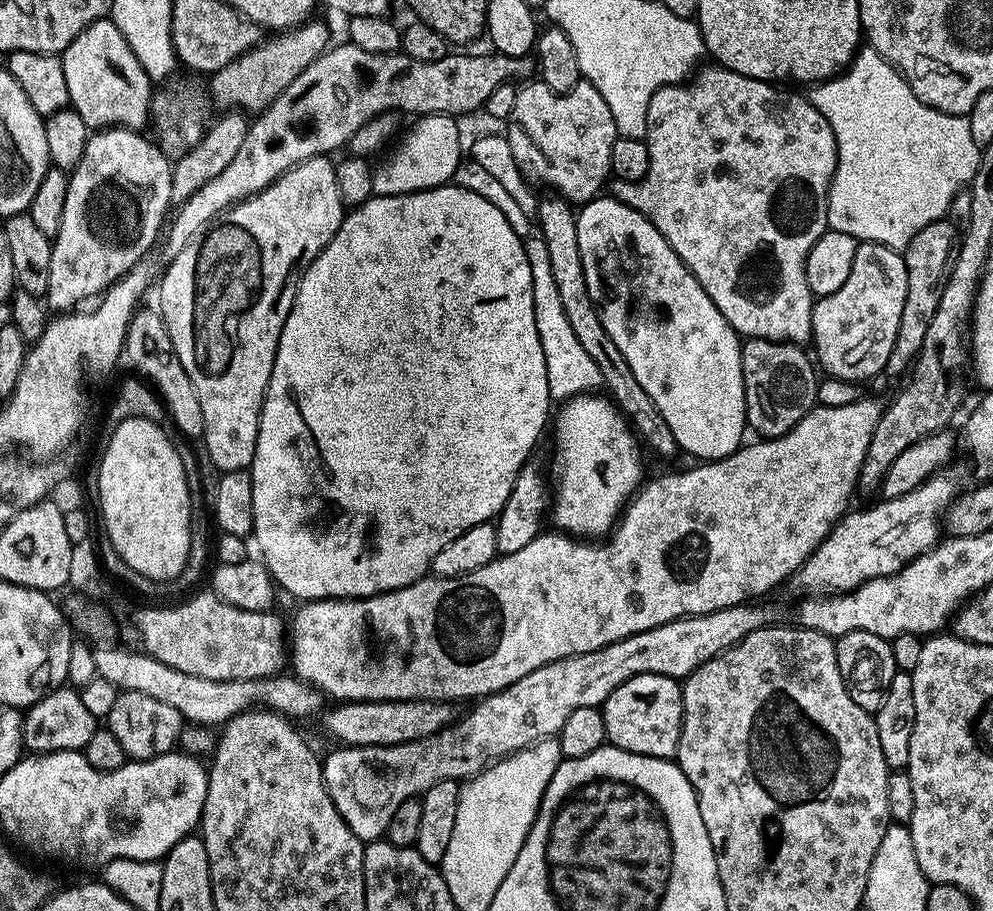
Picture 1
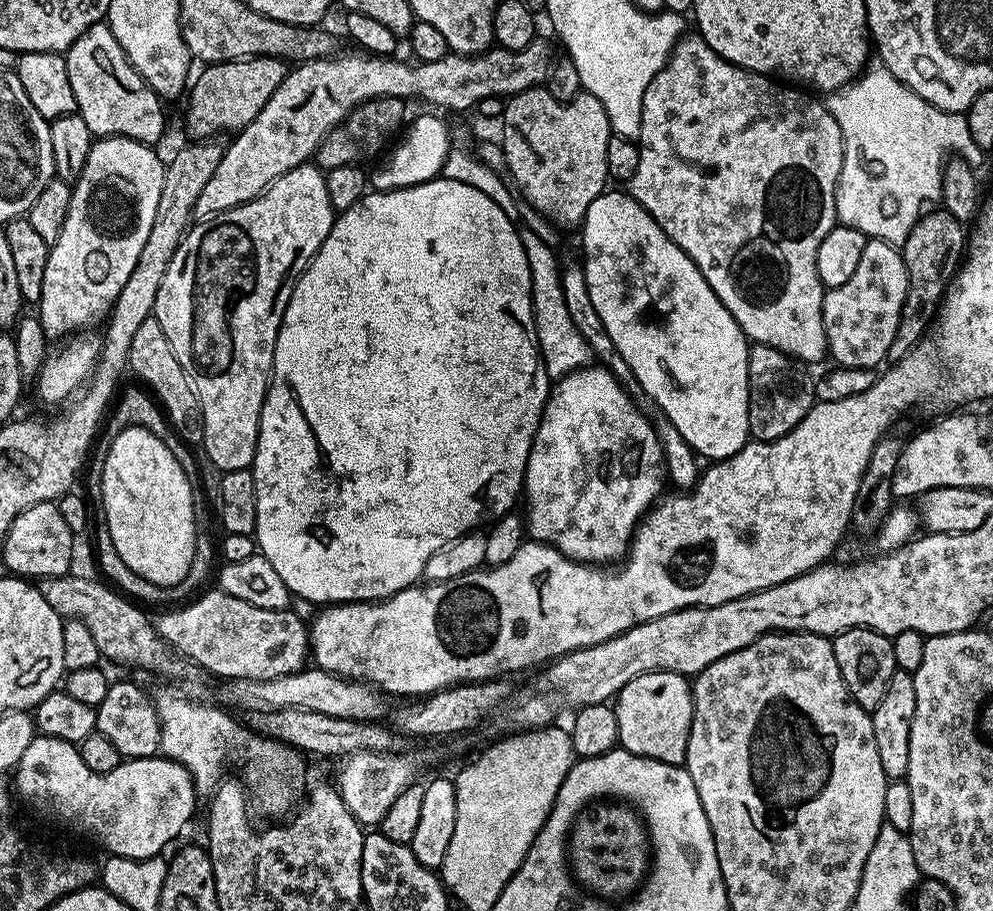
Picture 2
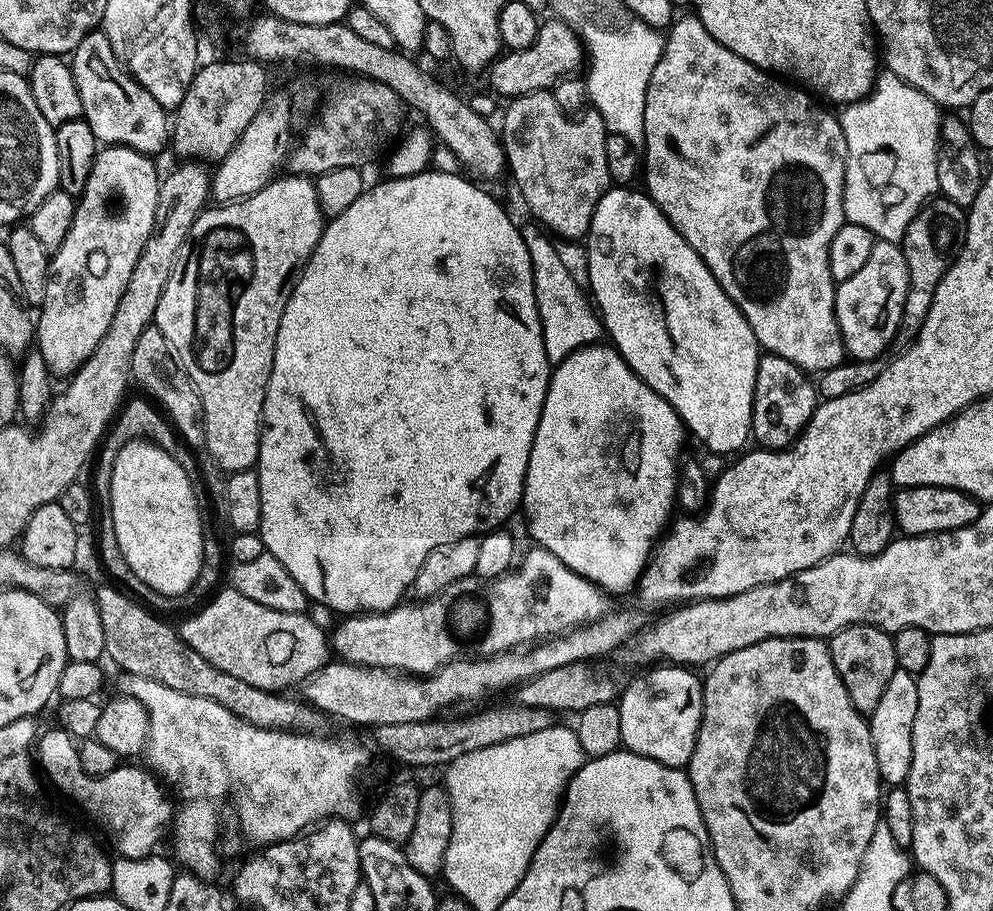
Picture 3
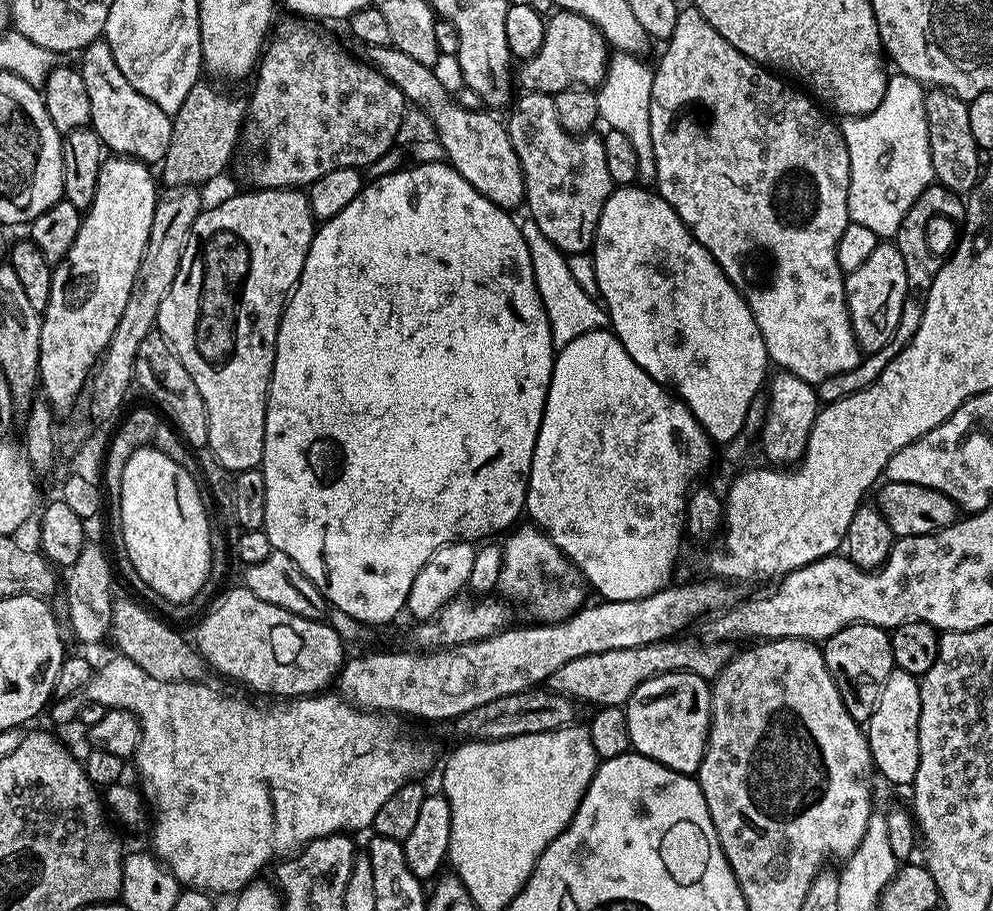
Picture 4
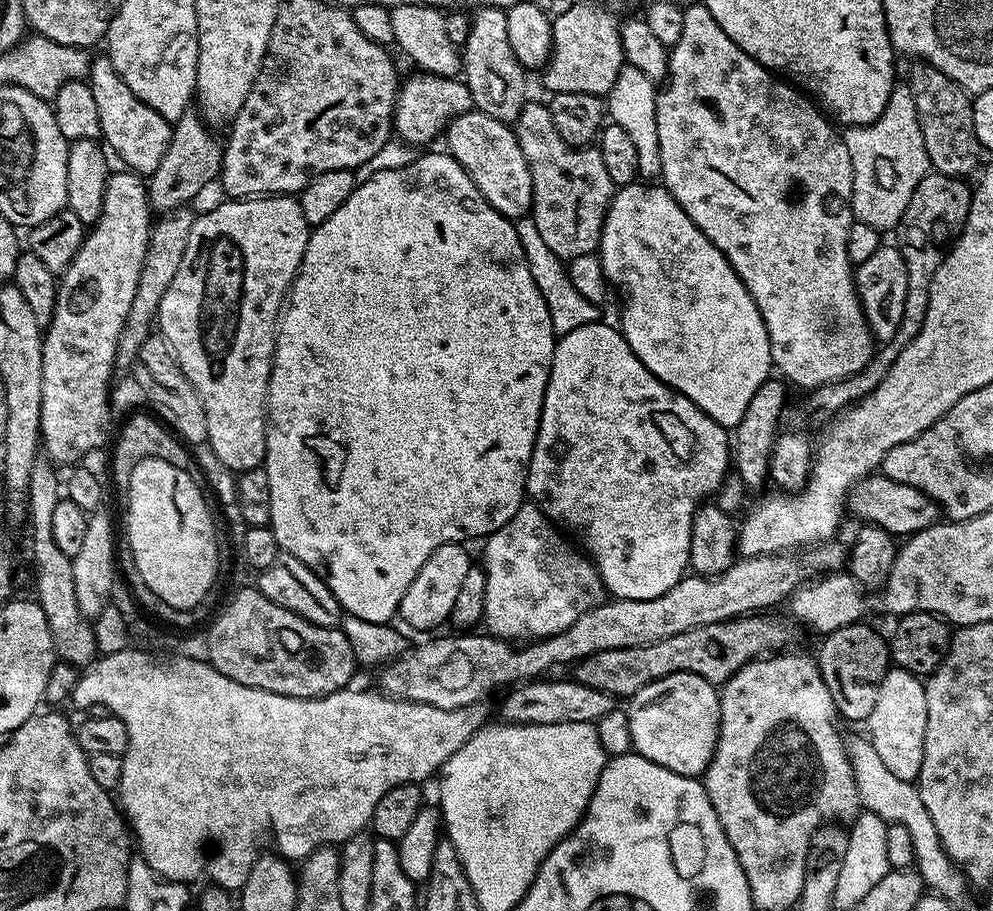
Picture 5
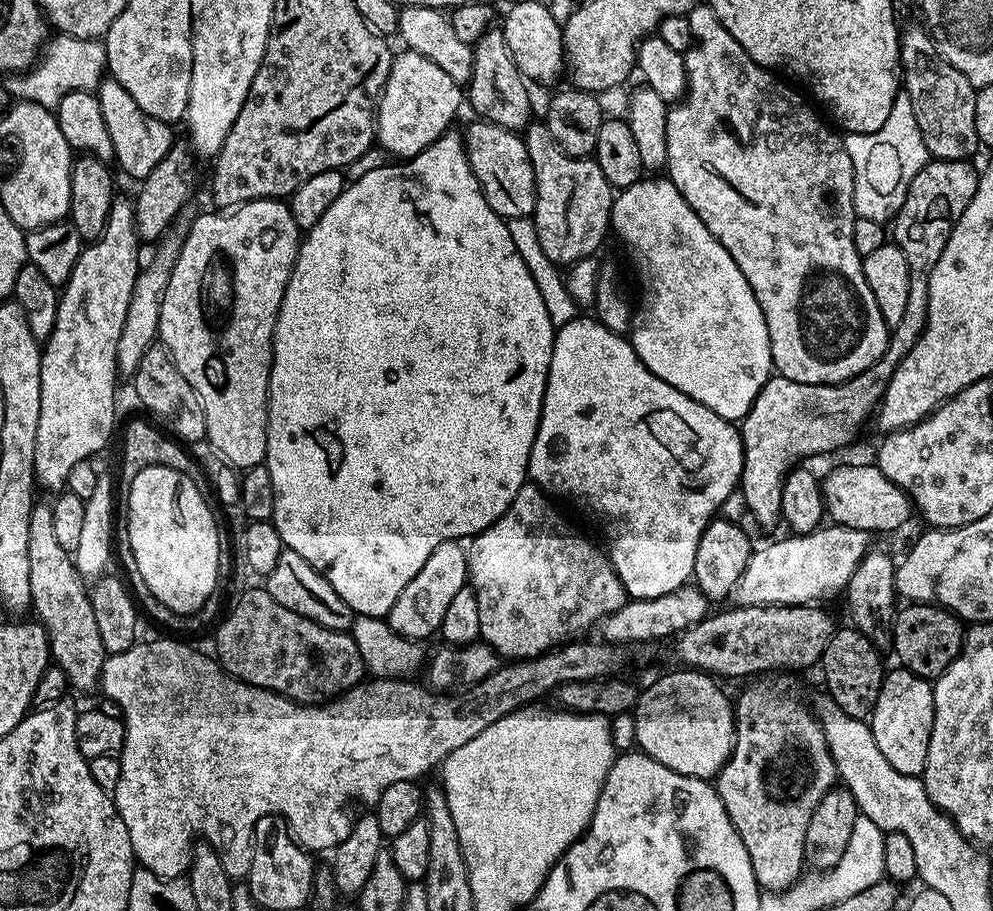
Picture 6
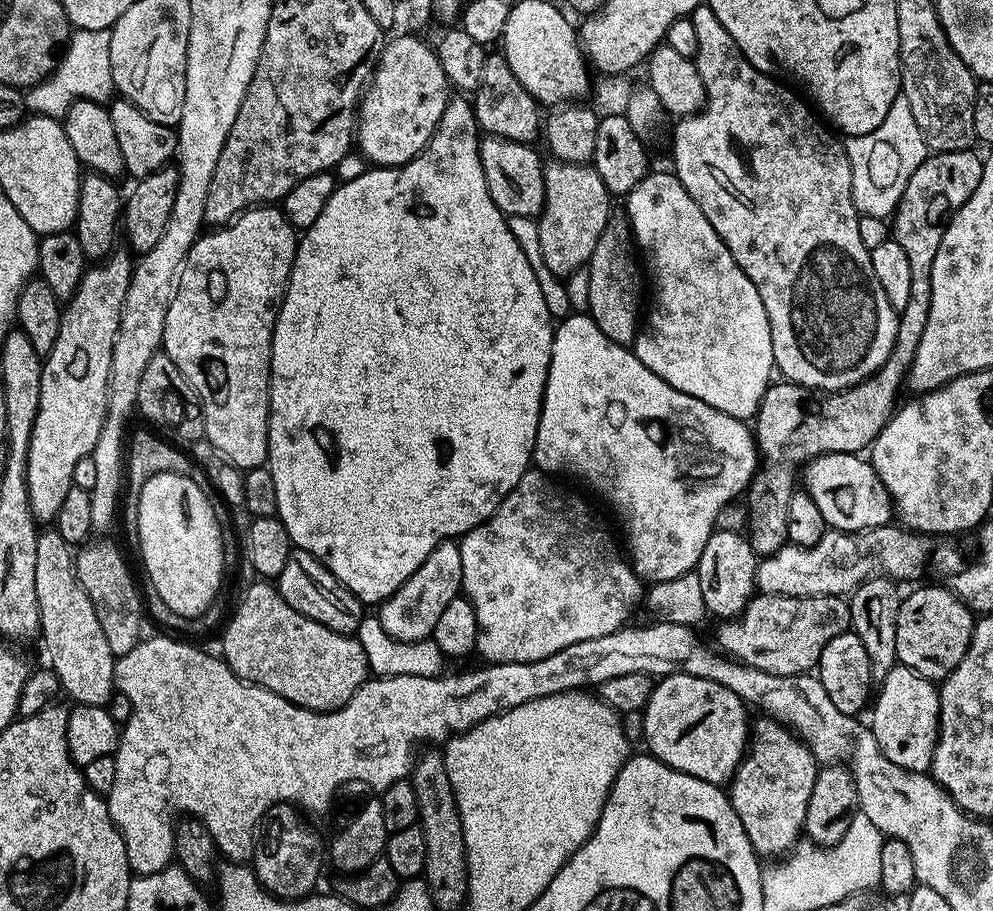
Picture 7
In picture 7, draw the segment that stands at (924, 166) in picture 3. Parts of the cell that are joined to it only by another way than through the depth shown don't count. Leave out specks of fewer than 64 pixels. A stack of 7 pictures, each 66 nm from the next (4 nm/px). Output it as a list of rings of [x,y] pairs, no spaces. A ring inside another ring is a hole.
[[[902,94],[897,96],[878,130],[847,137],[843,145],[852,167],[852,202],[857,212],[866,216],[891,217],[906,190],[906,182],[910,182],[910,174],[914,174],[926,155],[924,135],[918,122],[914,122],[910,102],[906,102]]]

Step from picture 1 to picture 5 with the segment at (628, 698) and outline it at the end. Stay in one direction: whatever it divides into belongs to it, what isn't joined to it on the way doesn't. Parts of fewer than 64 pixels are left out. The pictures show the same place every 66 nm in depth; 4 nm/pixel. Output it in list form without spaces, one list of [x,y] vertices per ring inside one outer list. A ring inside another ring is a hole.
[[[693,672],[658,678],[627,701],[631,747],[640,755],[693,778],[703,777],[720,733],[720,694],[717,685]]]

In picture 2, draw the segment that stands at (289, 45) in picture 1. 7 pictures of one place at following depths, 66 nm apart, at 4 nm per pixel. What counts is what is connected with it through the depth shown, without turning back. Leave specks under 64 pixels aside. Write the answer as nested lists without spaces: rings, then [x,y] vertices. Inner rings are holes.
[[[255,56],[249,60],[231,60],[221,64],[210,64],[203,69],[200,77],[191,81],[187,89],[188,113],[184,116],[184,124],[188,127],[189,137],[204,142],[209,138],[220,138],[223,132],[235,134],[245,128],[270,102],[270,94],[278,90],[278,86],[288,75],[290,68],[283,60],[272,56]]]

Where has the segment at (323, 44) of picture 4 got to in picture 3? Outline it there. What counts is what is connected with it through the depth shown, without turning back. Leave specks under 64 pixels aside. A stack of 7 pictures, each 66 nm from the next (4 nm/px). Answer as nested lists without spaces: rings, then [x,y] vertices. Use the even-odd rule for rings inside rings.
[[[360,78],[355,82],[357,84],[338,89],[325,104],[323,101],[318,115],[304,129],[288,154],[286,168],[289,173],[315,178],[330,170],[363,169],[364,164],[370,163],[401,135],[400,127],[406,113],[402,98],[398,98],[390,86],[377,80]]]

